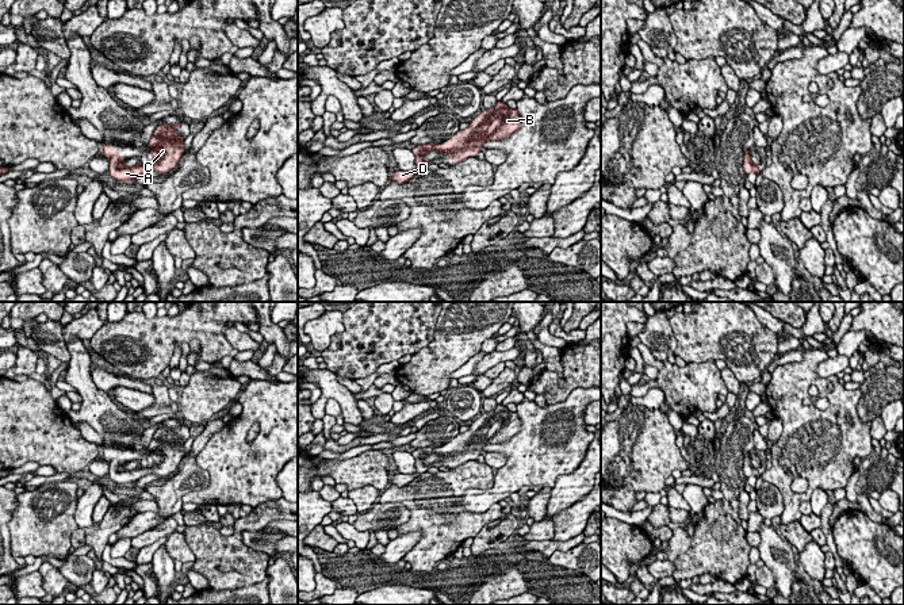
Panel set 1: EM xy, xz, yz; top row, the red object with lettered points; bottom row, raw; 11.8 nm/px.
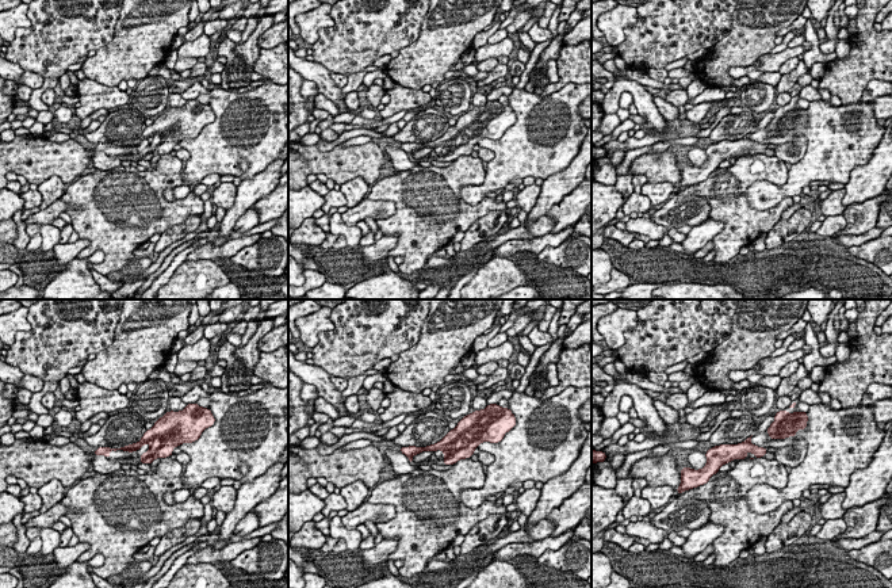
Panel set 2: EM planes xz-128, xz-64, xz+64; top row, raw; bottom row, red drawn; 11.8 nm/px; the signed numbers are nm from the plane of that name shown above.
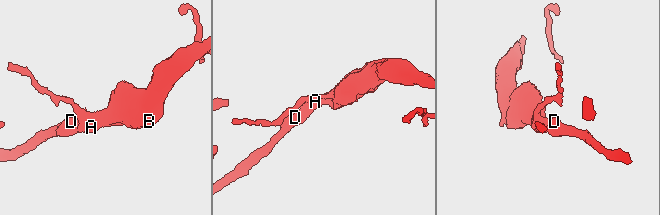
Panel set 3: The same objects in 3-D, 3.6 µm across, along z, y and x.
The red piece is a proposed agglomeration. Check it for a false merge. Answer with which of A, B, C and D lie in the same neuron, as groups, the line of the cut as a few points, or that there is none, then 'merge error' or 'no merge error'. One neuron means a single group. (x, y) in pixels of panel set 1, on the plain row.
A B C D | no cut | no merge error

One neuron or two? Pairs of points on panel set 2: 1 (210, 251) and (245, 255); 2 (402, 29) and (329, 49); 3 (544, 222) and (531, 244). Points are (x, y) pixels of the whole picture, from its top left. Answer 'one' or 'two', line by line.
1: two
2: one
3: two

